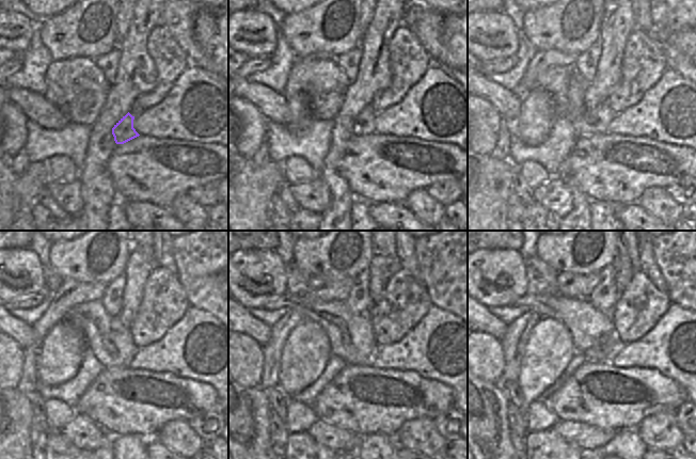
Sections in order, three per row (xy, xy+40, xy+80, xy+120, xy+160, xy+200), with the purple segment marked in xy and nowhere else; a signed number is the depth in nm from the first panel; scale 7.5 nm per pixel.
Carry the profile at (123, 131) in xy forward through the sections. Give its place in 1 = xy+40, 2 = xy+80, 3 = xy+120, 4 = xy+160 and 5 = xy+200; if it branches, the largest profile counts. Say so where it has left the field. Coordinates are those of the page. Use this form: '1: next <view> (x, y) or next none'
1: next xy+40 (364, 125)
2: next xy+80 (586, 122)
3: next xy+120 (110, 342)
4: next xy+160 (350, 335)
5: next xy+200 (587, 327)

